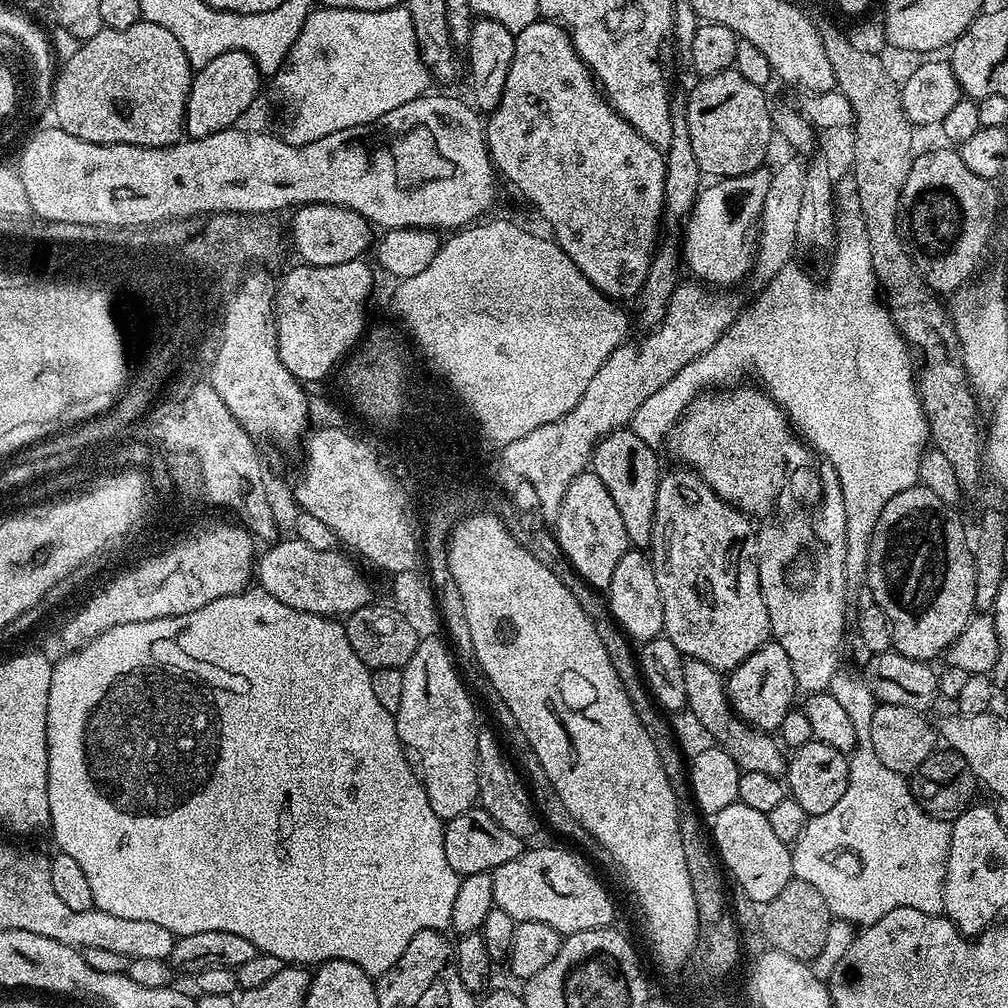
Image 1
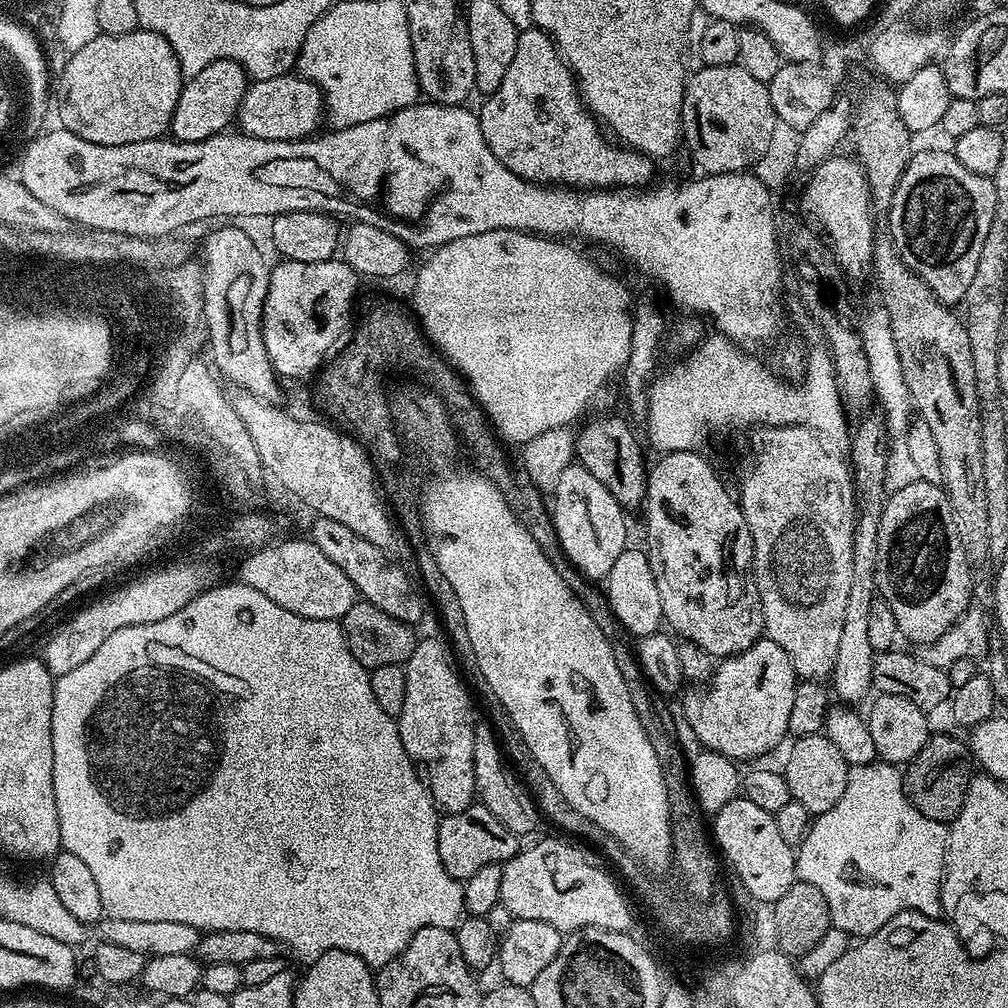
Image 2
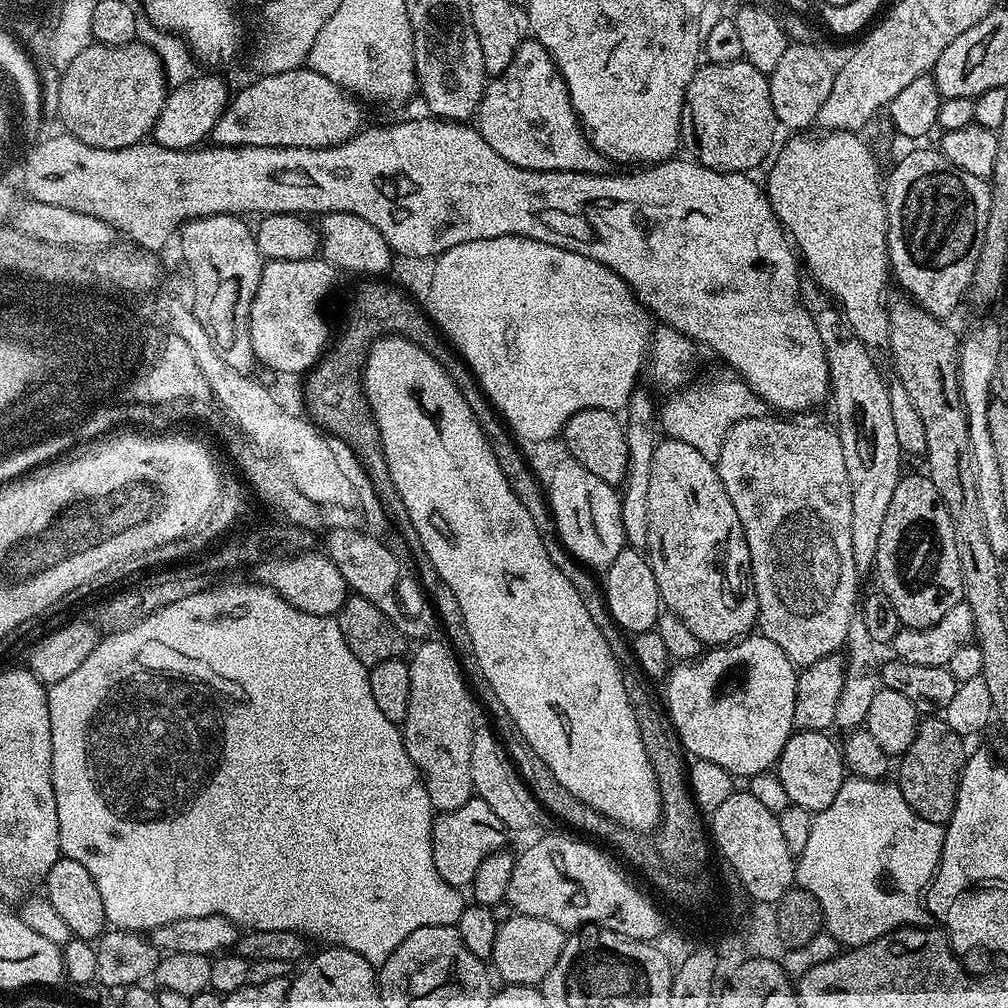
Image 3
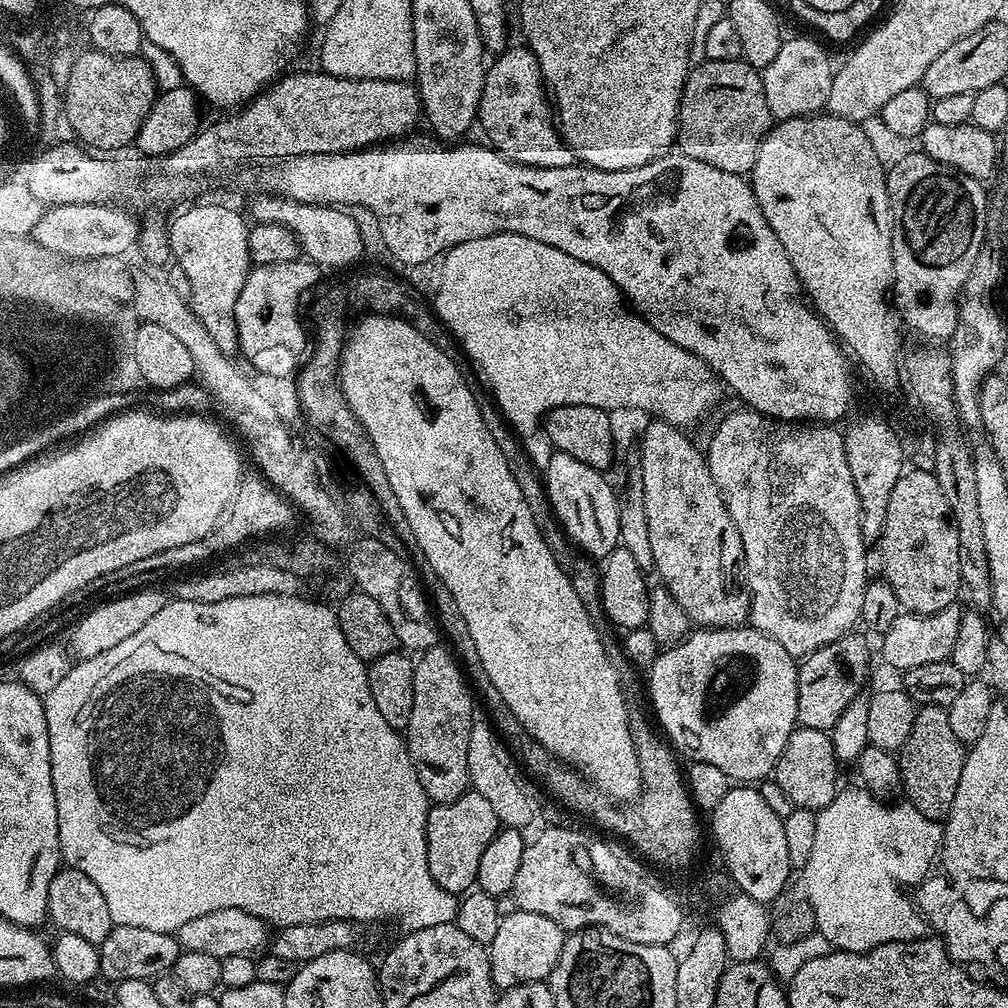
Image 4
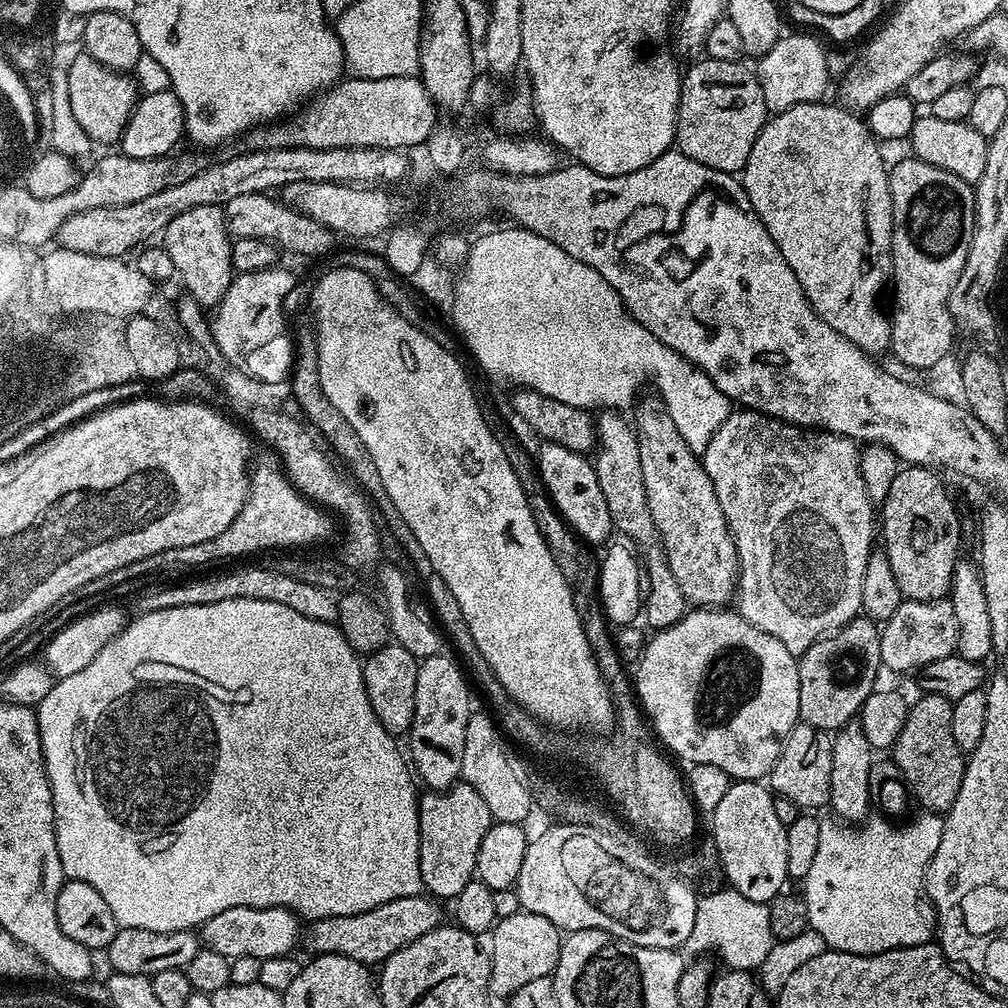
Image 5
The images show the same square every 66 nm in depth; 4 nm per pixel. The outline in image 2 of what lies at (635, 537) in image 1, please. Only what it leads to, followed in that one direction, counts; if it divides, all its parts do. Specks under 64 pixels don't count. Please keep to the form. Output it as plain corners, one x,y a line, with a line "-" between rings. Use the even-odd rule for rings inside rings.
623,415
620,416
600,416
597,420
592,420
584,429
576,432
576,454
575,459
614,498
620,503
620,507
631,510
645,503
648,485
648,462
644,460
644,452
640,449
640,442
632,433
633,425
629,423

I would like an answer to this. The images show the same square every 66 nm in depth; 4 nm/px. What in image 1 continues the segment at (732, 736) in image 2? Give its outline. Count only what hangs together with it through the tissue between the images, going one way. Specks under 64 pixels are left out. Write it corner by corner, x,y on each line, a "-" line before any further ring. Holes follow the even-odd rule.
774,642
762,645
746,662
733,668
727,677
728,698
737,716
753,728
761,732
775,733
779,729
782,718
793,707
792,699
798,696
794,682
794,670
790,666
790,658
786,658
786,650

